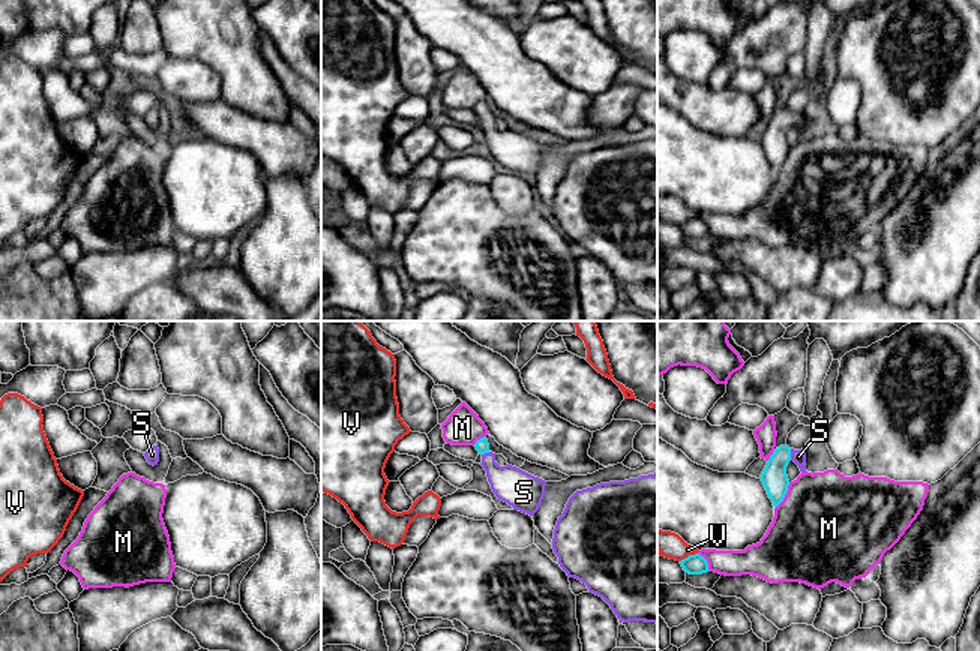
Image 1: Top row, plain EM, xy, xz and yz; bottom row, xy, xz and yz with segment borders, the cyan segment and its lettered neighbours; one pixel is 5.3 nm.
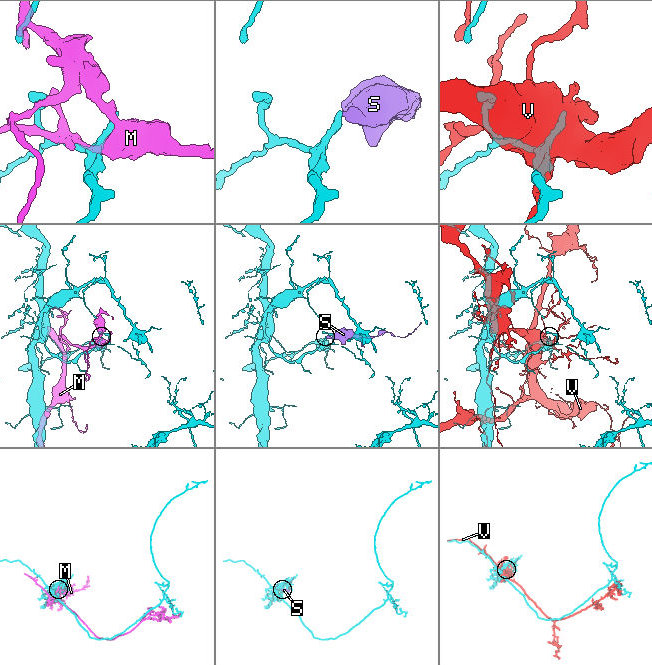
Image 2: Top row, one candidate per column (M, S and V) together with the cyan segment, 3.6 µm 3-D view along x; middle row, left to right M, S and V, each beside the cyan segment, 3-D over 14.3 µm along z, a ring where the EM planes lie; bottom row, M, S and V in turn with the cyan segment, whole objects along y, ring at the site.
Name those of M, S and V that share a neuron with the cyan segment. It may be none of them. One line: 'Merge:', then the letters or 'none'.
Merge: S

